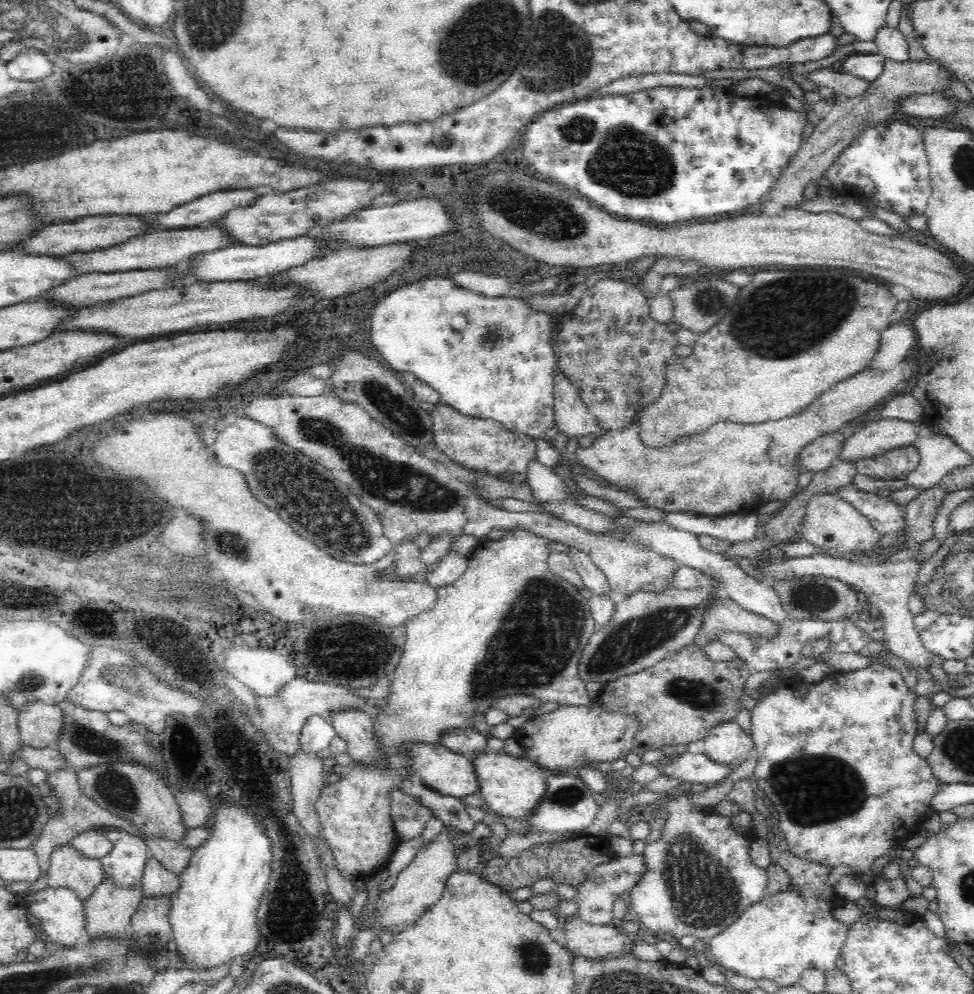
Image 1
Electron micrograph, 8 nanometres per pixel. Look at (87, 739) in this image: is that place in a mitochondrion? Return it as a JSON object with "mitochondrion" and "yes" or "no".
{"mitochondrion":"yes"}

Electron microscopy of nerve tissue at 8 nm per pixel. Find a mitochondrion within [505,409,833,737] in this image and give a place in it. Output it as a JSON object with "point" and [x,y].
{"point":[630,640]}

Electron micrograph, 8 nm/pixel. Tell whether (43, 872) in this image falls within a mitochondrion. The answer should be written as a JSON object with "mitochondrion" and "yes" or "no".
{"mitochondrion":"no"}

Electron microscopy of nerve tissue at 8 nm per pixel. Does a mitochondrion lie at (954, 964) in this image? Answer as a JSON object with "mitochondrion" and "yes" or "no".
{"mitochondrion":"no"}

